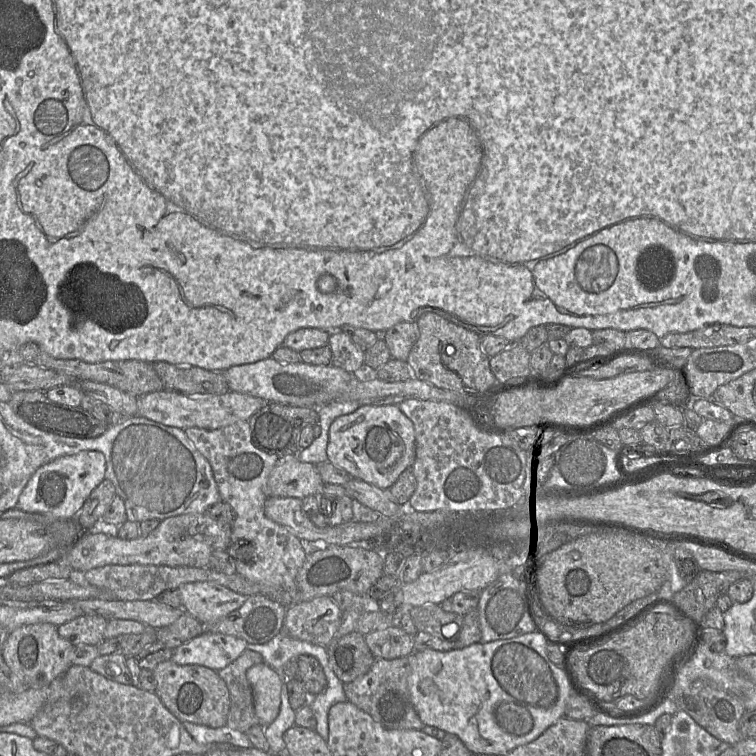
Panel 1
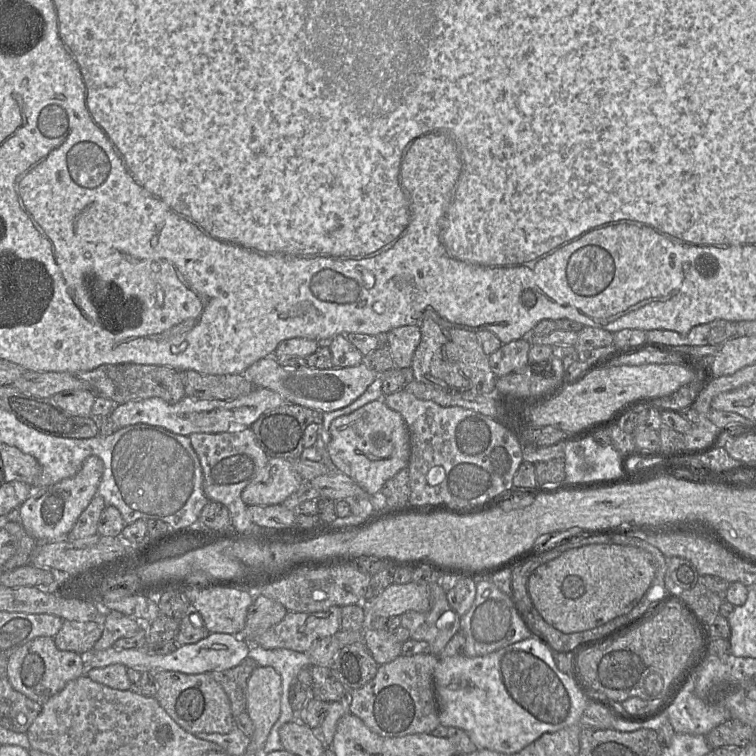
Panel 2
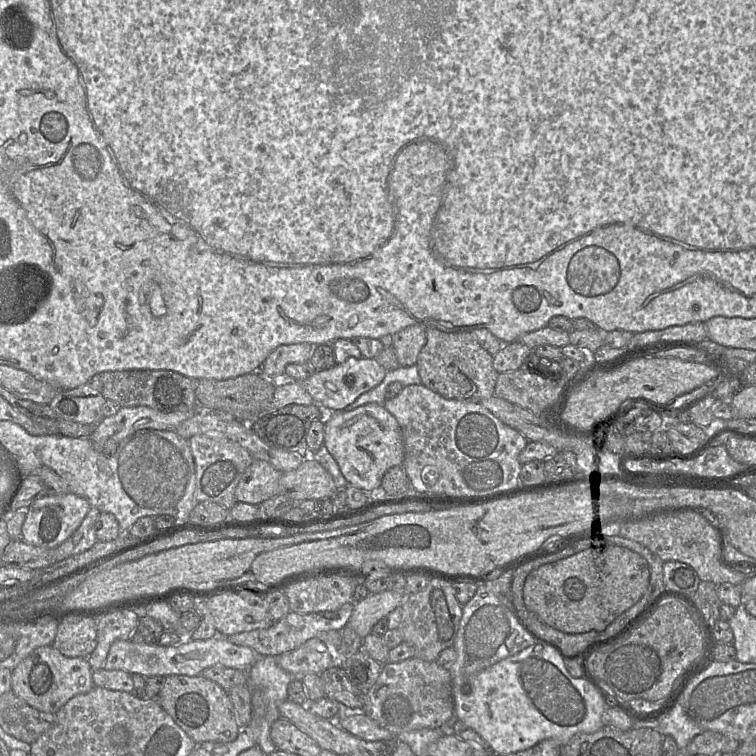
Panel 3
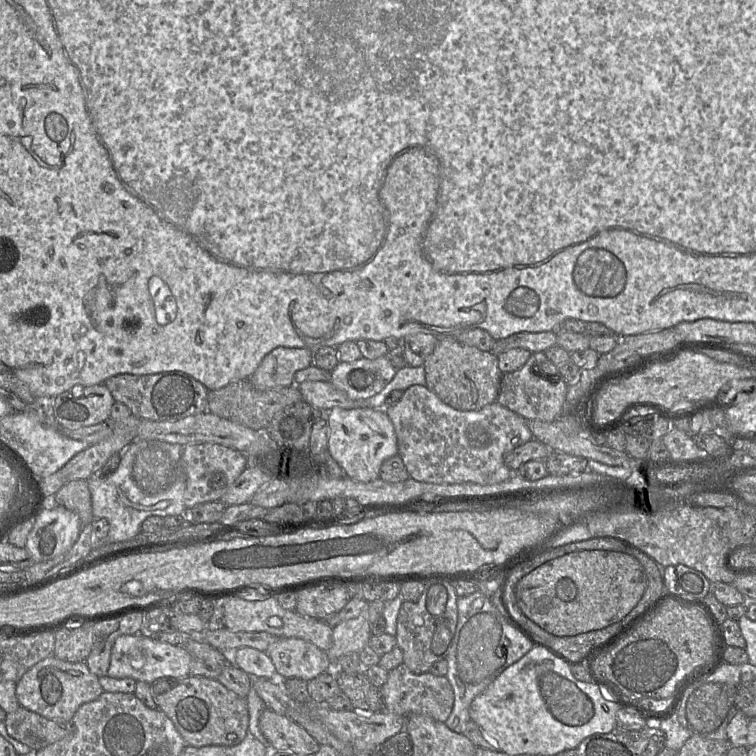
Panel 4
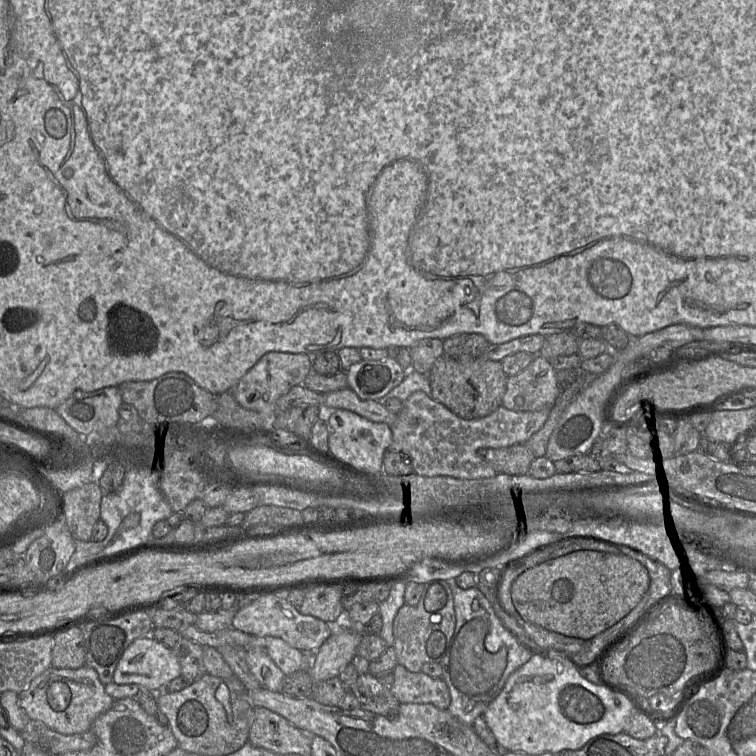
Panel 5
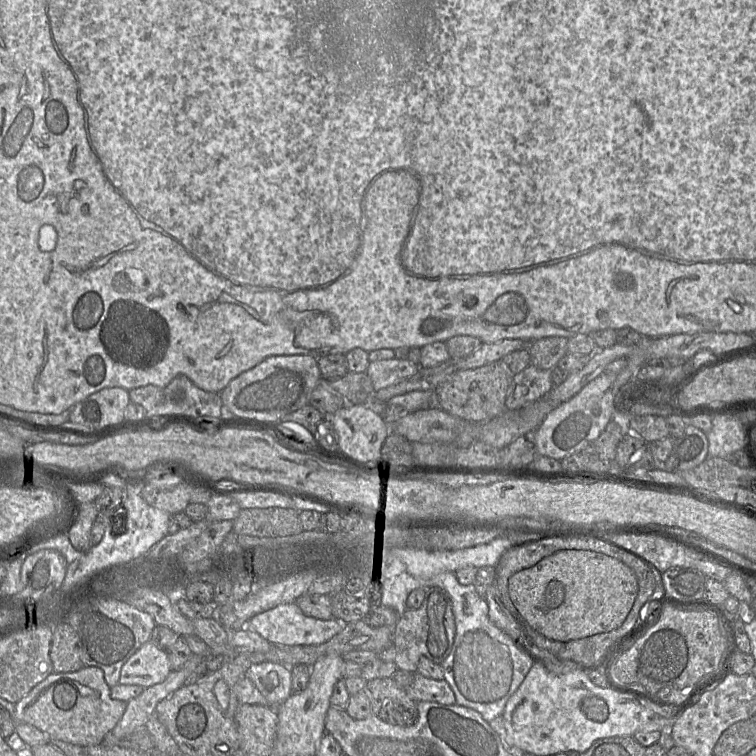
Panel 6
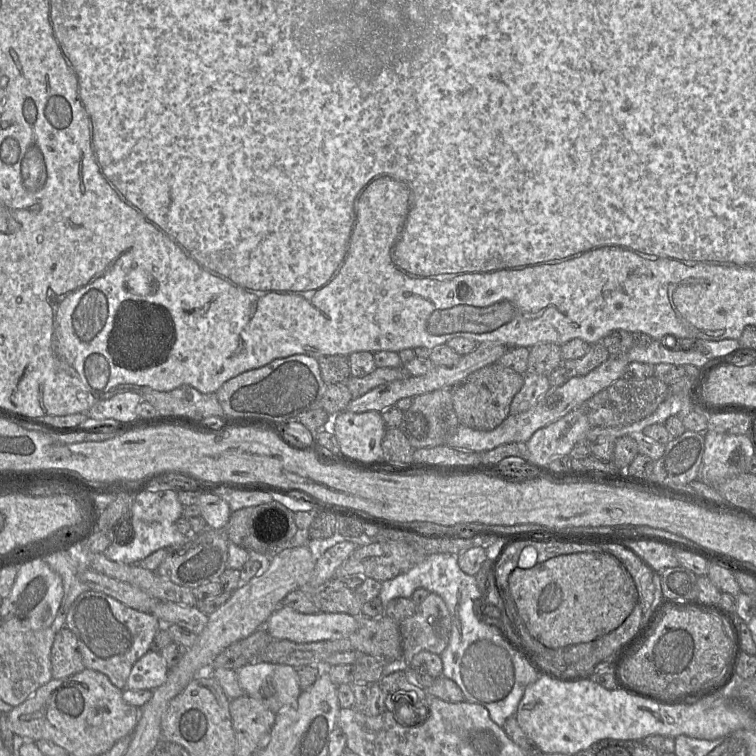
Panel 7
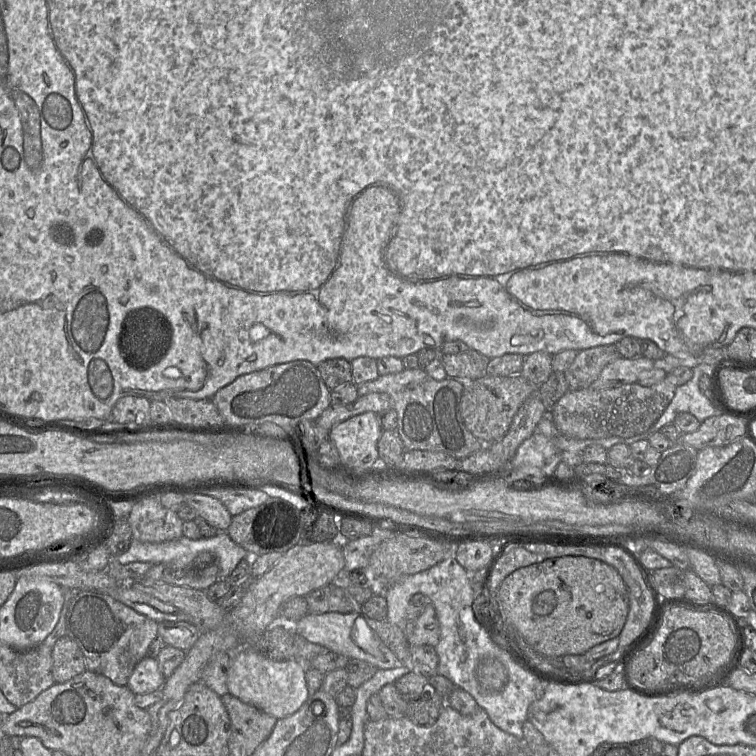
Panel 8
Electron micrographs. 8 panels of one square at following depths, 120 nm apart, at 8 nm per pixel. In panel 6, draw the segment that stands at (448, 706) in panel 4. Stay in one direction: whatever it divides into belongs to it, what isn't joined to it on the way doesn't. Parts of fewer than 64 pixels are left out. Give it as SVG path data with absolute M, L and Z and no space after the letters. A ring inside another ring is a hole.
M415 672L413 682L405 689L409 697L416 702L430 701L442 705L455 704L455 695L445 679L434 680Z

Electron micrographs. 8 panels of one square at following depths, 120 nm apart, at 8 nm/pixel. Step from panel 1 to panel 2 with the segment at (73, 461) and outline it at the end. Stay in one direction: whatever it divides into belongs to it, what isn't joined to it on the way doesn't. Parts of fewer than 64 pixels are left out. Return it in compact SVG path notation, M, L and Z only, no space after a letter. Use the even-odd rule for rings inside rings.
M90 456L83 462L80 471L74 477L48 487L32 488L30 497L19 507L20 524L26 533L37 542L64 539L97 494L103 471L102 460L97 456Z

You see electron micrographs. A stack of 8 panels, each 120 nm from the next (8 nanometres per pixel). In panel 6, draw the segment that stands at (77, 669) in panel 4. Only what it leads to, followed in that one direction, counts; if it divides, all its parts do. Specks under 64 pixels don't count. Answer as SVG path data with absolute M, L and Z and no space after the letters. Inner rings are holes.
M84 666L76 672L68 673L53 672L15 704L14 720L16 724L26 723L38 728L47 733L51 739L79 746L99 745L120 721L127 706L126 702L112 699L110 690L105 681L104 672L97 667Z

